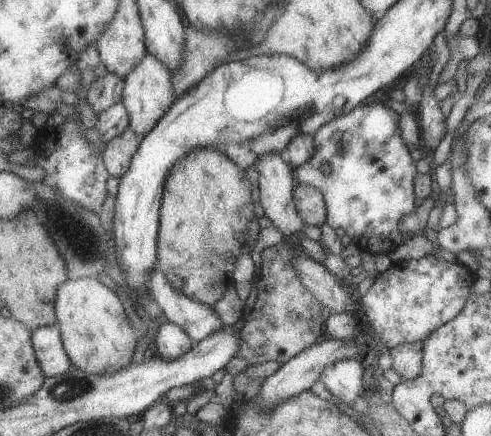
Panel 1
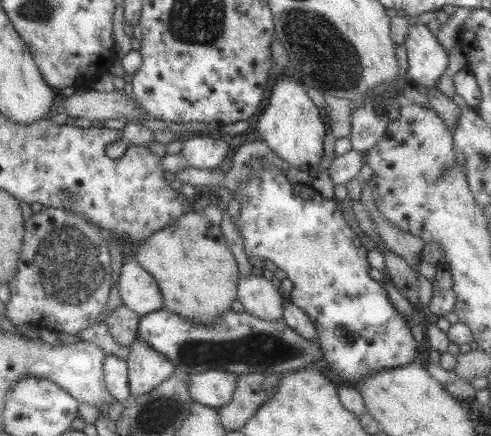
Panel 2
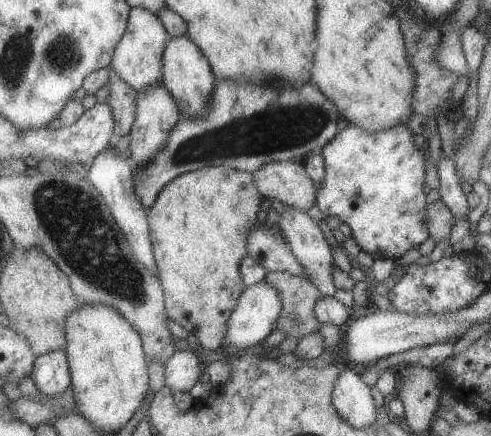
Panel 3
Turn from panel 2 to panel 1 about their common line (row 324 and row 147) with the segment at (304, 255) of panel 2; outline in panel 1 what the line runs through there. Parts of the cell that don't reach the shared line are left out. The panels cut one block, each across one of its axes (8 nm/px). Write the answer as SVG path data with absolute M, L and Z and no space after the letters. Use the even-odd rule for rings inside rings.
M369 100L321 126L313 140L315 154L307 164L293 168L293 178L321 192L329 228L341 228L361 252L371 256L391 254L407 240L399 230L401 216L417 208L413 202L417 162L411 160L407 142L401 136L401 114L379 100ZM323 164L331 168L329 174L321 172Z

